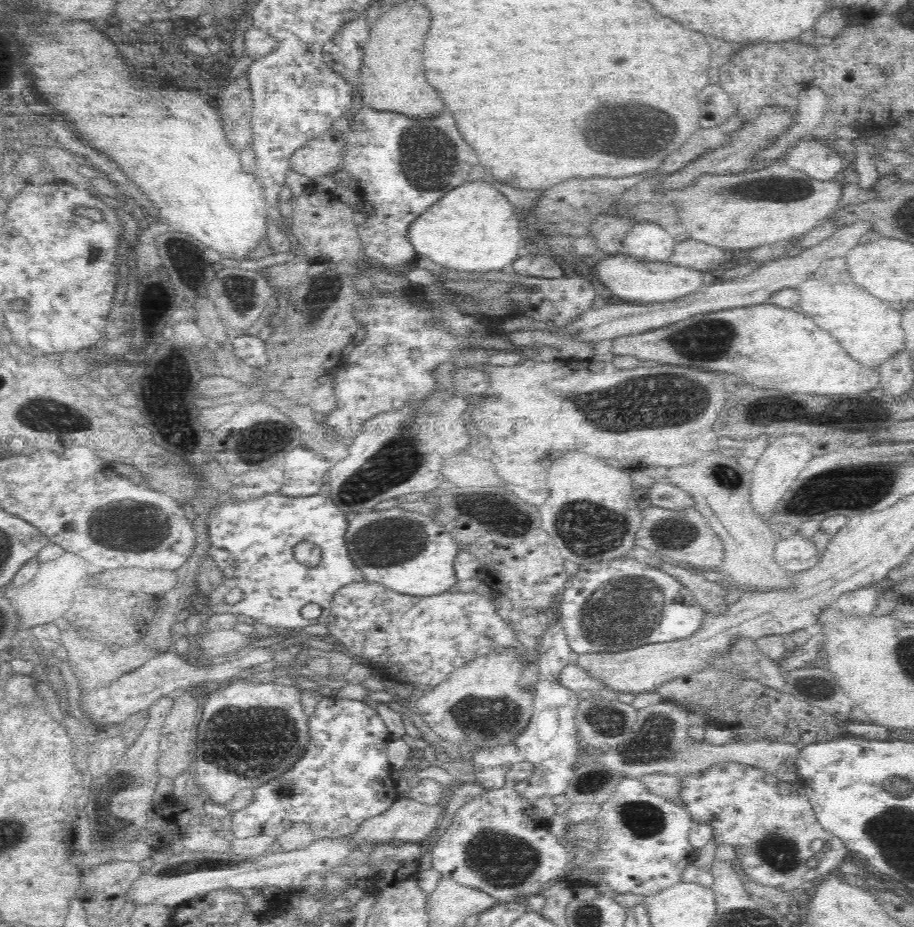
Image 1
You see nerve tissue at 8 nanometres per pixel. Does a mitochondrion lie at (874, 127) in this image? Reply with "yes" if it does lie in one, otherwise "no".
no

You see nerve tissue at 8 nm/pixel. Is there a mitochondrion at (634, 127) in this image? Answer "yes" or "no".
yes

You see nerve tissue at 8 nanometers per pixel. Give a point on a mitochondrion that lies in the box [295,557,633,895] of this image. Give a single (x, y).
(504, 861)

